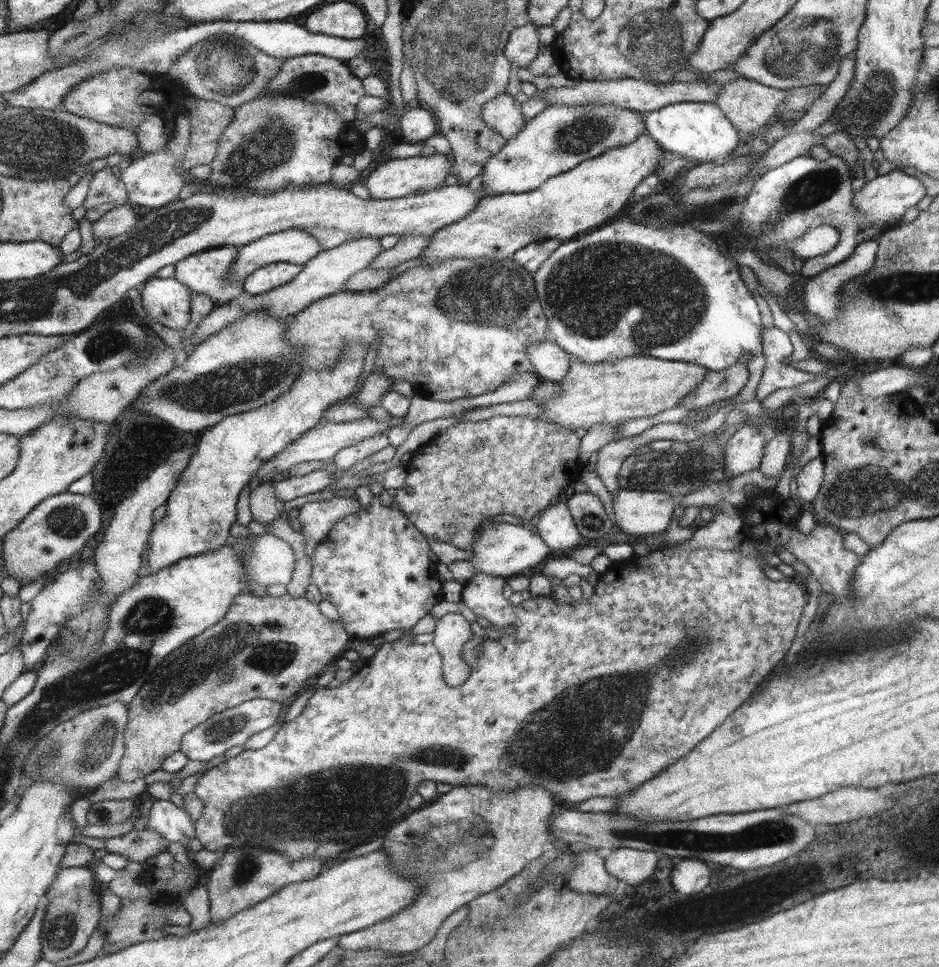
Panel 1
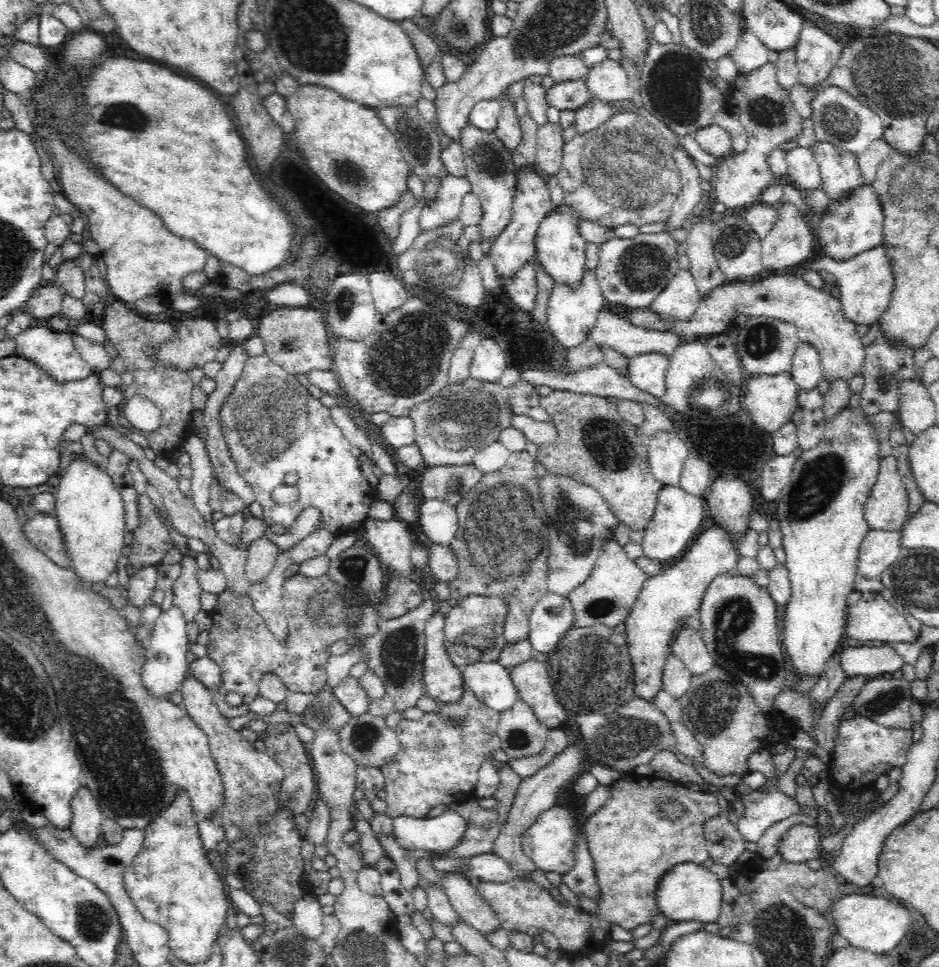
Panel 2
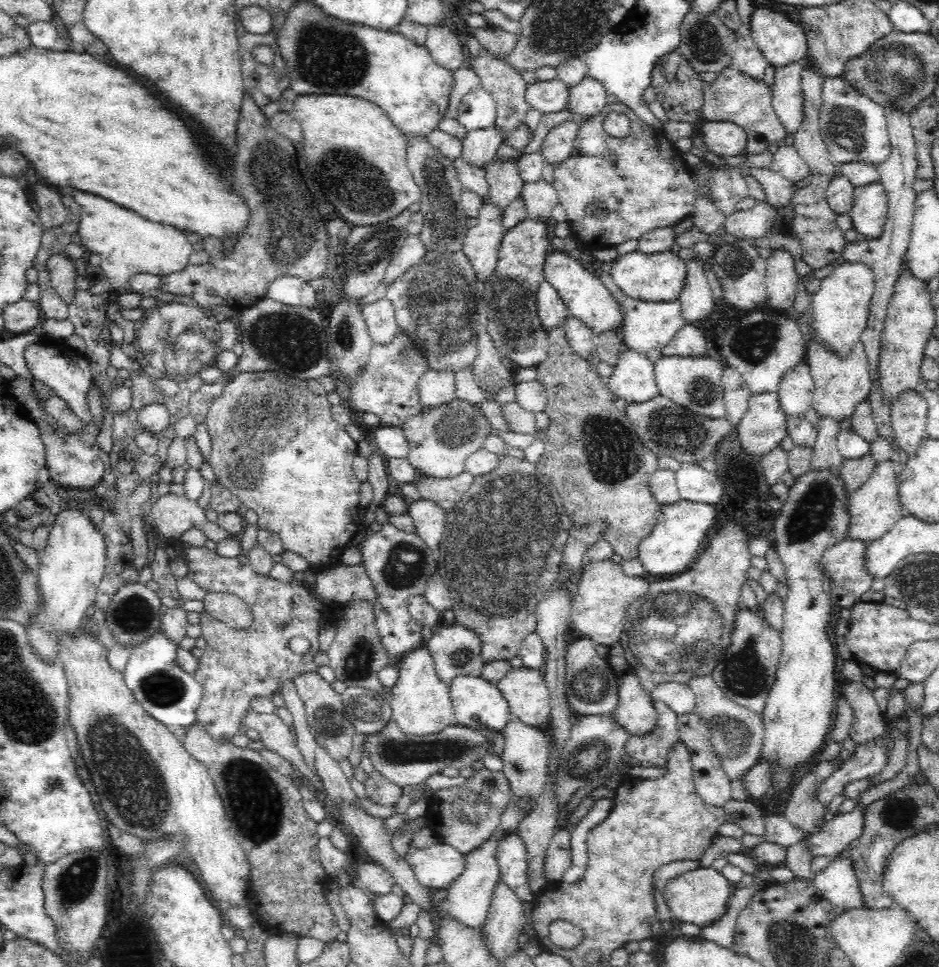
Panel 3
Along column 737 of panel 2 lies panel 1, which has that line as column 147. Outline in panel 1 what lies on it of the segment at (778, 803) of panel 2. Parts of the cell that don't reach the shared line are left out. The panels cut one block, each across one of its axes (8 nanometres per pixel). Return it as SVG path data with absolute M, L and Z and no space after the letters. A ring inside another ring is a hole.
M153 799L151 806L146 830L157 831L167 843L179 842L183 847L187 847L196 832L184 808L177 808L169 800L156 799Z

